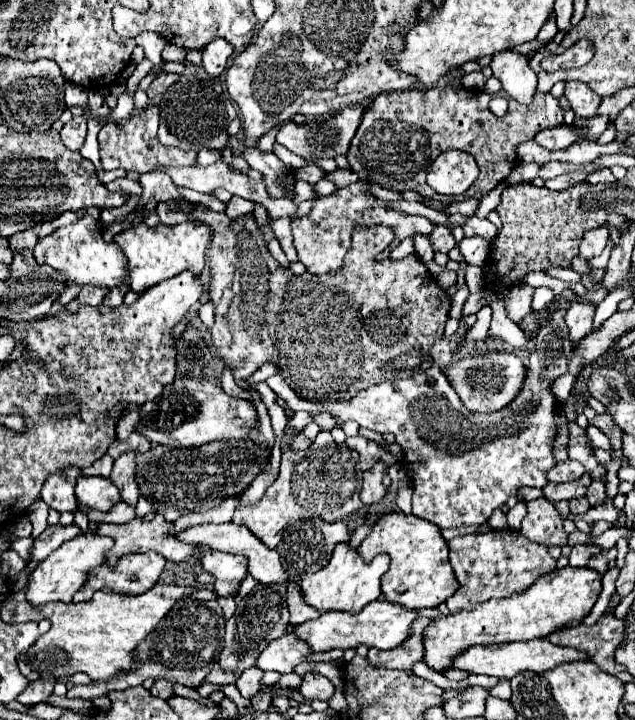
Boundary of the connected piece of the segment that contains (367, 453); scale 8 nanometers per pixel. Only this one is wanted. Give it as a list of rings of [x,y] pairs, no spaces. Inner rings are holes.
[[[356,437],[356,439],[347,438],[345,443],[350,449],[358,453],[358,466],[362,471],[370,469],[370,467],[376,463],[376,459],[384,459],[388,465],[394,463],[394,457],[392,457],[388,451],[384,451],[382,447],[378,447],[375,442],[370,442],[364,438],[358,439],[358,437]],[[376,449],[380,449],[380,451],[376,451]]]

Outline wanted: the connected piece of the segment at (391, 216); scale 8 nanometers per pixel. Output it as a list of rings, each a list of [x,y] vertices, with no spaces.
[[[358,181],[354,185],[338,189],[338,193],[332,193],[328,197],[316,199],[316,203],[314,203],[314,207],[312,207],[312,211],[308,215],[292,221],[293,244],[297,250],[299,261],[313,275],[336,272],[343,263],[344,255],[350,249],[350,241],[352,241],[350,235],[352,235],[354,227],[358,227],[358,225],[364,227],[388,225],[396,233],[396,237],[388,246],[389,249],[376,257],[378,261],[388,257],[390,249],[396,248],[402,239],[406,239],[412,233],[416,233],[416,227],[428,227],[428,235],[434,229],[434,223],[430,223],[424,217],[414,217],[414,215],[406,215],[406,213],[400,213],[400,211],[386,209],[384,201],[374,199],[366,191],[366,183]]]

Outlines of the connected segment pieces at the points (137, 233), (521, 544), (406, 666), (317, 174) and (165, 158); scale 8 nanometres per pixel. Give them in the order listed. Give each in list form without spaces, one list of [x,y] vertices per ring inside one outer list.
[[[142,221],[142,223],[114,235],[114,241],[128,257],[130,289],[136,293],[164,281],[164,279],[174,277],[174,275],[182,273],[184,269],[192,269],[192,273],[200,273],[204,269],[204,257],[206,257],[210,239],[212,239],[212,229],[200,221],[186,221],[186,223],[178,223],[178,225],[158,223],[154,227],[150,227]]]
[[[514,529],[506,531],[486,531],[476,535],[462,535],[450,545],[450,563],[460,583],[460,589],[446,601],[450,613],[460,609],[470,609],[476,603],[488,601],[492,597],[508,597],[510,593],[520,593],[534,583],[538,575],[550,573],[556,569],[556,559],[550,557],[544,545],[528,541]]]
[[[418,617],[412,623],[412,637],[404,641],[404,645],[398,645],[396,649],[380,651],[380,649],[370,649],[368,651],[368,661],[374,667],[384,667],[384,669],[400,669],[400,671],[410,671],[414,663],[424,659],[424,647],[422,647],[422,631],[430,623],[428,617]]]
[[[308,163],[306,167],[300,167],[300,169],[294,171],[294,177],[296,177],[296,179],[308,181],[308,183],[316,183],[316,181],[320,181],[322,175],[324,175],[324,171],[322,171],[318,165],[314,165],[314,163]]]
[[[148,107],[142,113],[134,113],[124,125],[122,123],[106,123],[100,133],[100,159],[102,167],[106,171],[110,169],[126,169],[126,171],[138,171],[146,173],[152,171],[156,165],[168,165],[168,167],[180,167],[180,165],[194,165],[196,153],[194,151],[182,151],[176,147],[166,147],[158,141],[158,107]]]

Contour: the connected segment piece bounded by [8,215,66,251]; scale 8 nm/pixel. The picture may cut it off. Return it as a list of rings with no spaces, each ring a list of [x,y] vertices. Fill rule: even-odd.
[[[62,215],[62,217],[54,217],[54,219],[50,219],[50,221],[36,223],[36,225],[32,225],[30,229],[26,229],[26,231],[22,231],[22,233],[16,233],[16,235],[8,237],[10,247],[12,247],[12,251],[20,251],[20,249],[34,249],[34,245],[36,245],[42,237],[46,237],[46,235],[48,235],[48,233],[52,233],[54,229],[62,227],[64,223],[66,223],[64,215]]]

